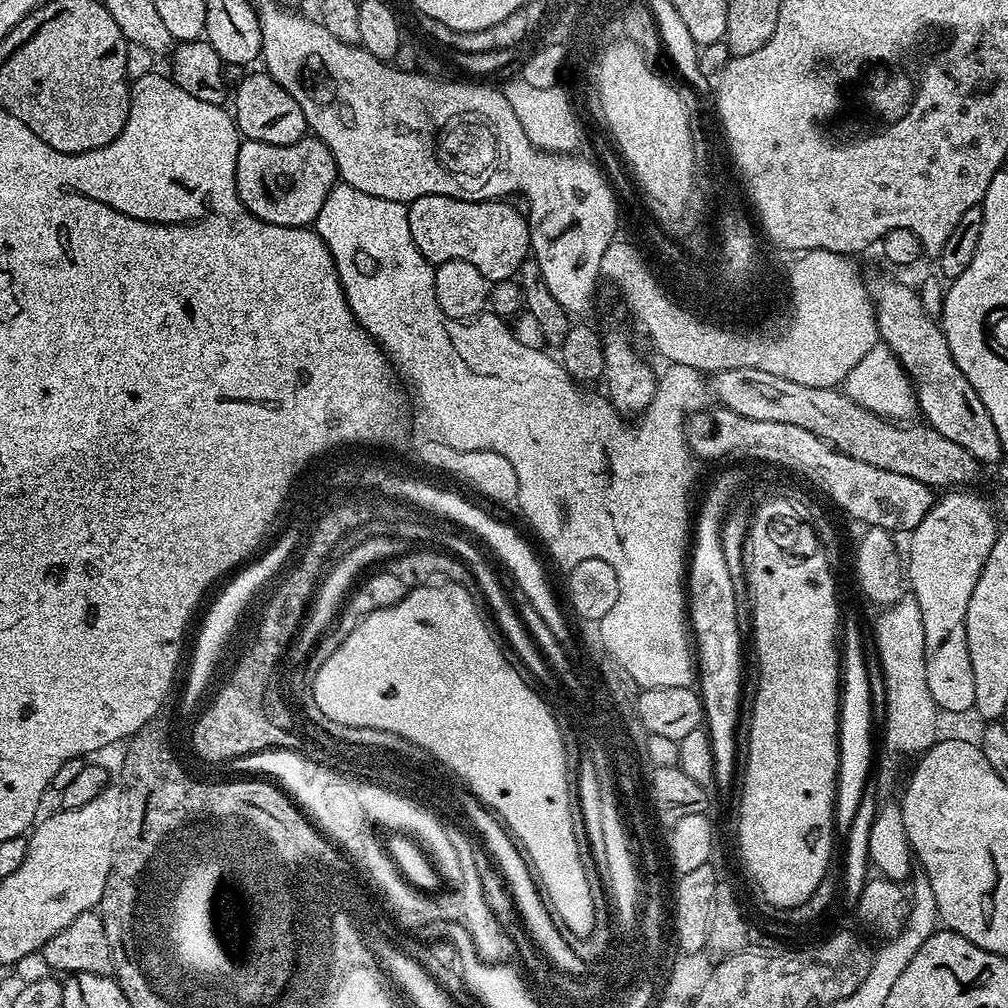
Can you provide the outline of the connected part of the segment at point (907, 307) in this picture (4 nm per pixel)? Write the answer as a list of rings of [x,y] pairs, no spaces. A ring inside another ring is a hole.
[[[899,282],[884,284],[880,289],[875,289],[874,303],[879,339],[908,373],[916,394],[919,415],[928,427],[938,430],[942,438],[958,442],[958,446],[962,446],[962,450],[980,461],[981,465],[998,463],[1000,455],[1006,452],[998,438],[998,430],[986,406],[982,406],[982,398],[978,398],[966,374],[958,370],[944,337],[944,329],[937,321],[935,324],[932,321],[935,319],[924,309],[919,291]]]

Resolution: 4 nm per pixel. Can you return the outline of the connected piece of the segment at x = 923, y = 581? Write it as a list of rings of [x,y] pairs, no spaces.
[[[952,490],[945,493],[944,496],[940,497],[933,503],[932,508],[927,512],[926,518],[918,524],[916,528],[913,528],[909,538],[910,546],[908,548],[908,558],[906,554],[906,580],[910,589],[912,588],[912,598],[916,601],[916,605],[922,613],[923,618],[923,633],[925,635],[925,665],[926,665],[926,682],[929,683],[929,691],[931,697],[934,698],[934,702],[937,709],[941,711],[948,711],[954,714],[960,712],[970,712],[973,709],[974,702],[974,674],[973,667],[970,664],[969,648],[968,648],[968,635],[965,632],[965,614],[966,606],[969,605],[970,594],[973,592],[973,588],[976,585],[977,578],[984,568],[985,560],[989,556],[990,550],[993,548],[993,542],[996,541],[996,534],[998,531],[998,525],[995,524],[994,518],[996,519],[995,513],[991,508],[991,505],[980,496],[976,496],[970,490]]]

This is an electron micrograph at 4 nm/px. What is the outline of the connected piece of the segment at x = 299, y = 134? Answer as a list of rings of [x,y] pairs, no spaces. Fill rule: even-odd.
[[[260,72],[253,76],[252,73],[245,75],[244,81],[234,88],[234,119],[241,137],[245,140],[270,142],[274,146],[298,142],[309,131],[306,114],[302,114],[302,106],[298,106],[294,98],[290,98],[287,90],[273,76]]]

